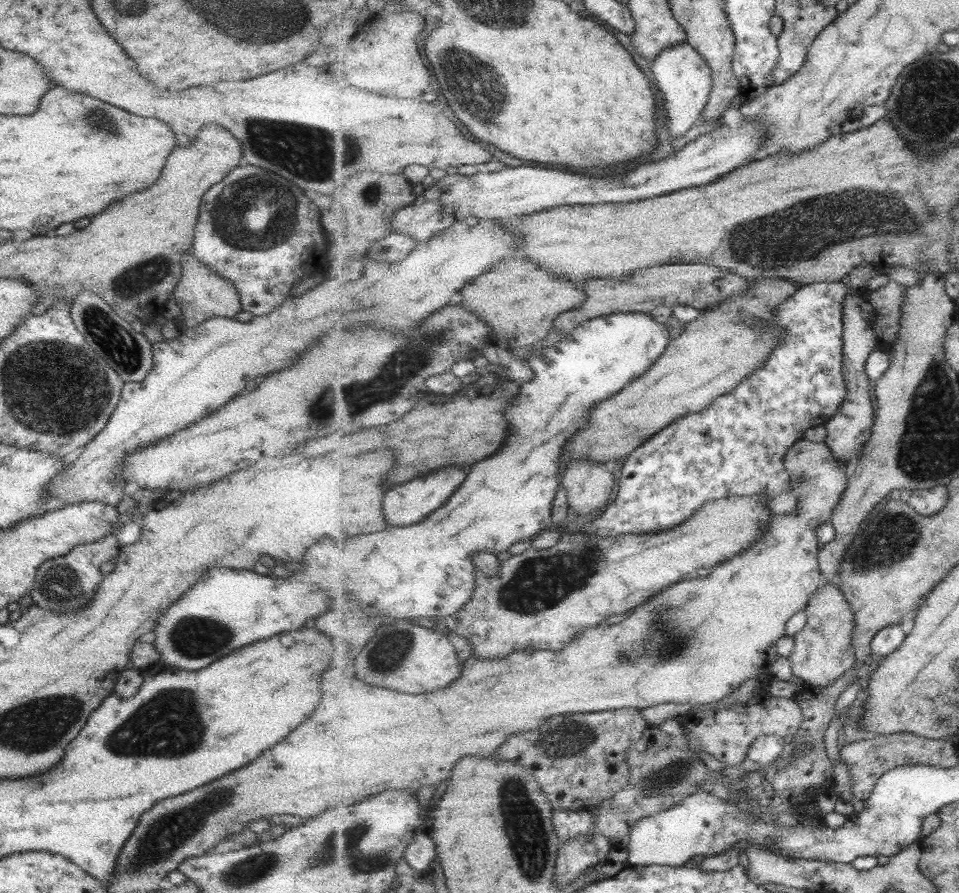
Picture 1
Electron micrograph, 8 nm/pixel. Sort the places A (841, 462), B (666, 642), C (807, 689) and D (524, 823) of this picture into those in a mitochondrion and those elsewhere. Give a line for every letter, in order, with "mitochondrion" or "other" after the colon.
A: other
B: mitochondrion
C: other
D: mitochondrion

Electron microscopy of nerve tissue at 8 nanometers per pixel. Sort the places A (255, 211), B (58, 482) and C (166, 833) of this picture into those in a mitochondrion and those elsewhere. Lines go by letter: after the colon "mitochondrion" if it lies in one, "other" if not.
A: mitochondrion
B: other
C: mitochondrion

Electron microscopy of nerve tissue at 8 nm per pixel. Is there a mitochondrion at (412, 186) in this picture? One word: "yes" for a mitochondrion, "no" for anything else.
no

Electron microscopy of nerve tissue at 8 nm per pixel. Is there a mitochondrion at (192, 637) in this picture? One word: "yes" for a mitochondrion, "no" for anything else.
yes

